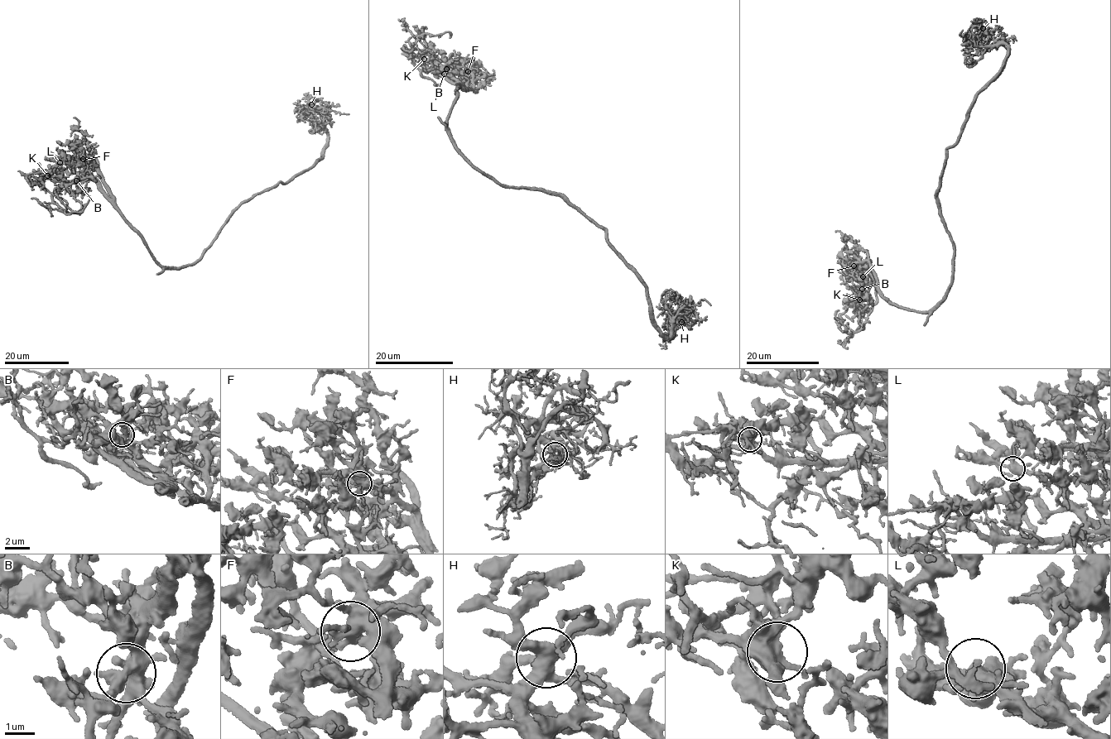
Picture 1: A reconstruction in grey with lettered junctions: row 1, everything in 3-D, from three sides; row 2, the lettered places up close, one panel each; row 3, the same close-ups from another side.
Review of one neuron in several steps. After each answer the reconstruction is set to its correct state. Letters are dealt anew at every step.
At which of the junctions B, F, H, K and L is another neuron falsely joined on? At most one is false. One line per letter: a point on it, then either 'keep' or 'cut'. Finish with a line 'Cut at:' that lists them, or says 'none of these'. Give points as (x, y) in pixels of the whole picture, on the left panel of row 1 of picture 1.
B: place (76, 180); keep
F: place (83, 159); keep
H: place (311, 104); keep
K: place (47, 175); cut
L: place (60, 162); keep
Cut at: K

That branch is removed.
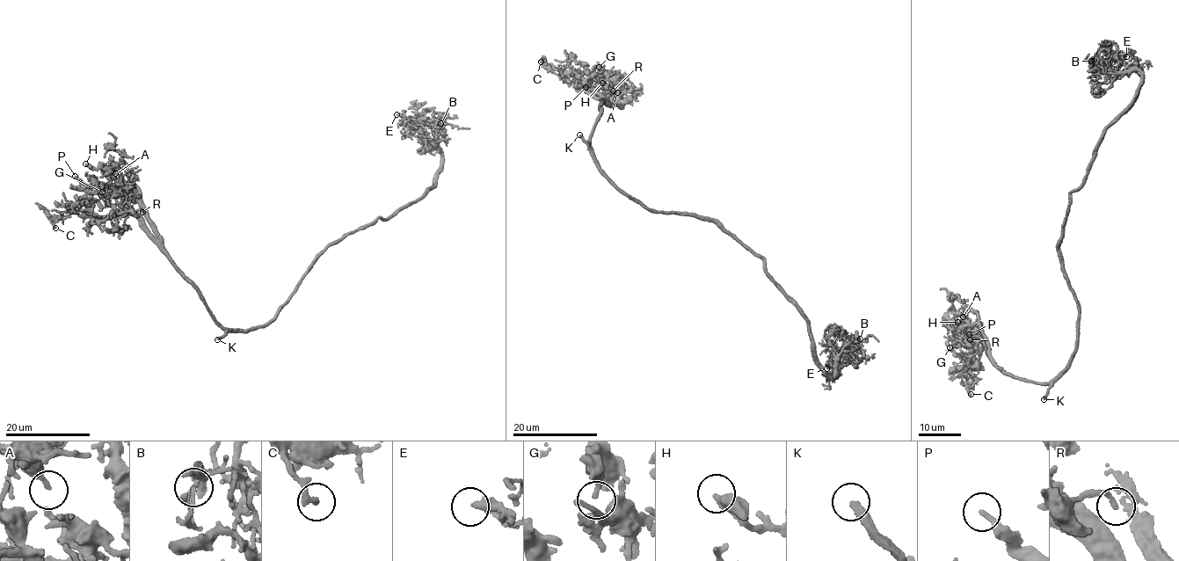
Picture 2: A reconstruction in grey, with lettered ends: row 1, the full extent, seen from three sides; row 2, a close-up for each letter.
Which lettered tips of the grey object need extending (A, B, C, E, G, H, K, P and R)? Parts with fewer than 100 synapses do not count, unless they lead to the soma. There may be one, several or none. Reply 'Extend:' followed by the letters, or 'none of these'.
Extend: K

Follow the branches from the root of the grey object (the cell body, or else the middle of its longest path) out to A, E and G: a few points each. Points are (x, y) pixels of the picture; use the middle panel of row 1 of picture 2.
A: (656, 210), (614, 185), (590, 146), (600, 105), (614, 105), (616, 77), (617, 92)
E: (656, 210), (710, 220), (763, 259), (803, 312), (826, 375), (845, 360), (833, 357), (826, 368)
G: (656, 210), (614, 185), (593, 156), (589, 138), (607, 86), (603, 67), (599, 67)

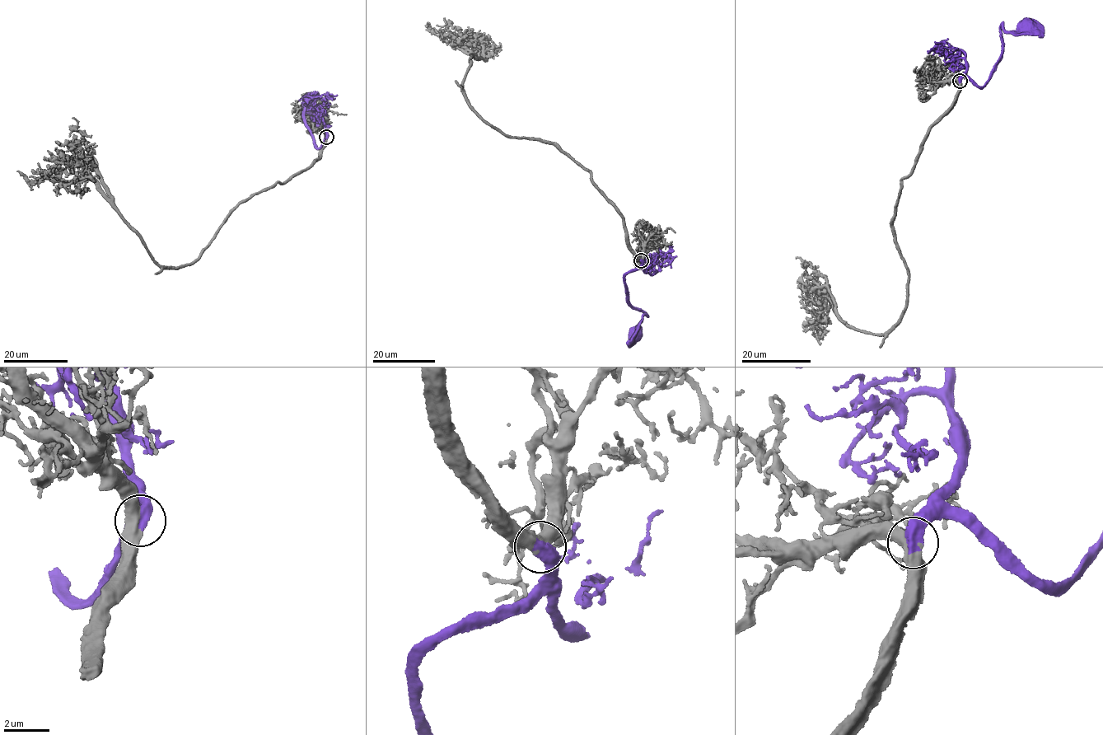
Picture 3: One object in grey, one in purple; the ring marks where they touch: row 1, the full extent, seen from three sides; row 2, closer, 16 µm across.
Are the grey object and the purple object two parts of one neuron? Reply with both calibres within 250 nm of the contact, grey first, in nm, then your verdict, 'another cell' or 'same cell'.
480 nm thick on the grey side, 600 nm on the other; same cell

